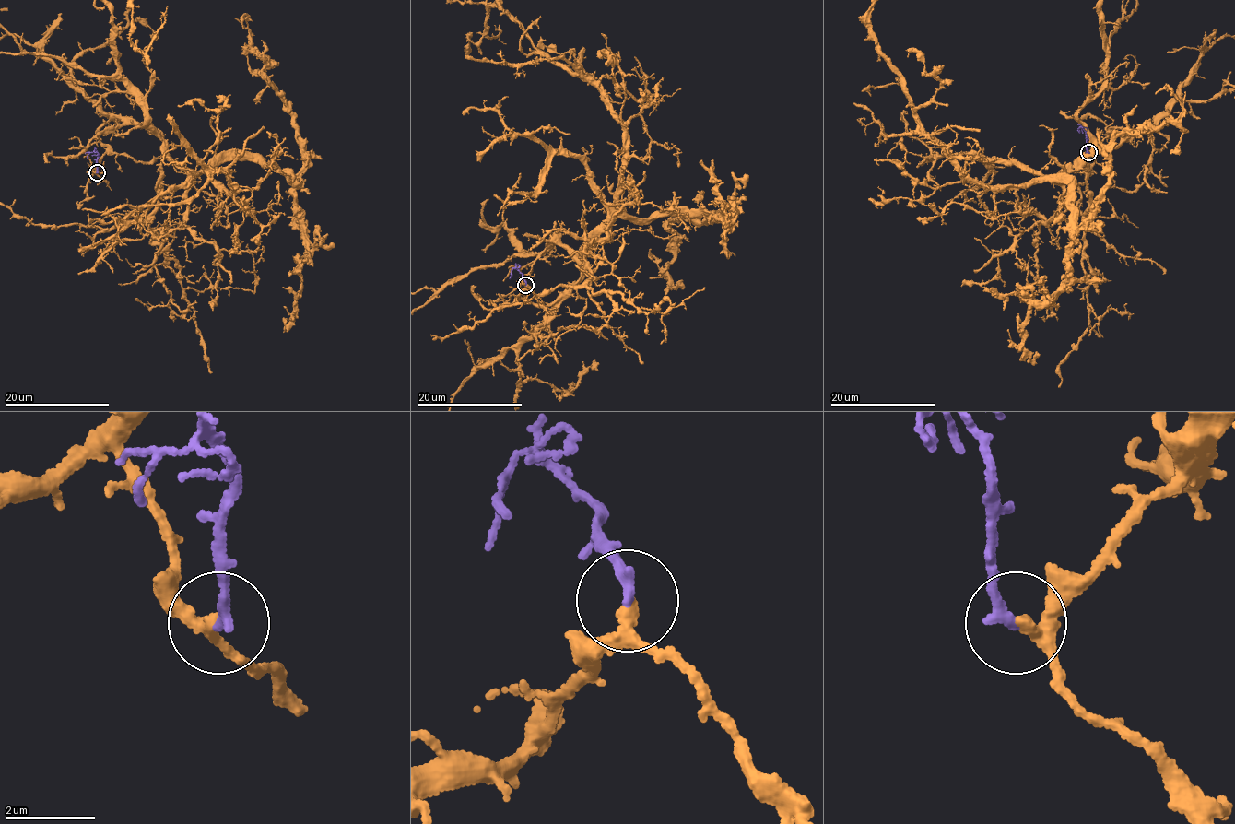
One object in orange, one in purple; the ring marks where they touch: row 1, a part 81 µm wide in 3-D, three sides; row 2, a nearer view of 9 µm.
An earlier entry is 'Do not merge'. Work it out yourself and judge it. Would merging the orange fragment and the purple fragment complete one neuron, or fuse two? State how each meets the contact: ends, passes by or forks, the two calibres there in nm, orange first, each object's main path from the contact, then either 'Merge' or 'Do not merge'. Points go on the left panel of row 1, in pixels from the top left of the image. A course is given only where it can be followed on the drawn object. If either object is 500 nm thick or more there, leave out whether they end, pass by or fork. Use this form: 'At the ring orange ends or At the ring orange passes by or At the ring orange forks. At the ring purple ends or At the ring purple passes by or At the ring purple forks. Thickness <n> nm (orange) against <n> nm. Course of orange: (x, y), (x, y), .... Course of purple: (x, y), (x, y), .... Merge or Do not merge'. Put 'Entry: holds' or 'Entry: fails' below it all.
At the ring orange passes by. At the ring purple ends. Thickness 220 nm (orange) against 260 nm. Course of orange: (96, 171), (96, 135), (131, 124), (235, 188), (180, 135), (132, 43). Course of purple: (96, 171), (98, 154), (85, 153). Merge
Entry: fails

